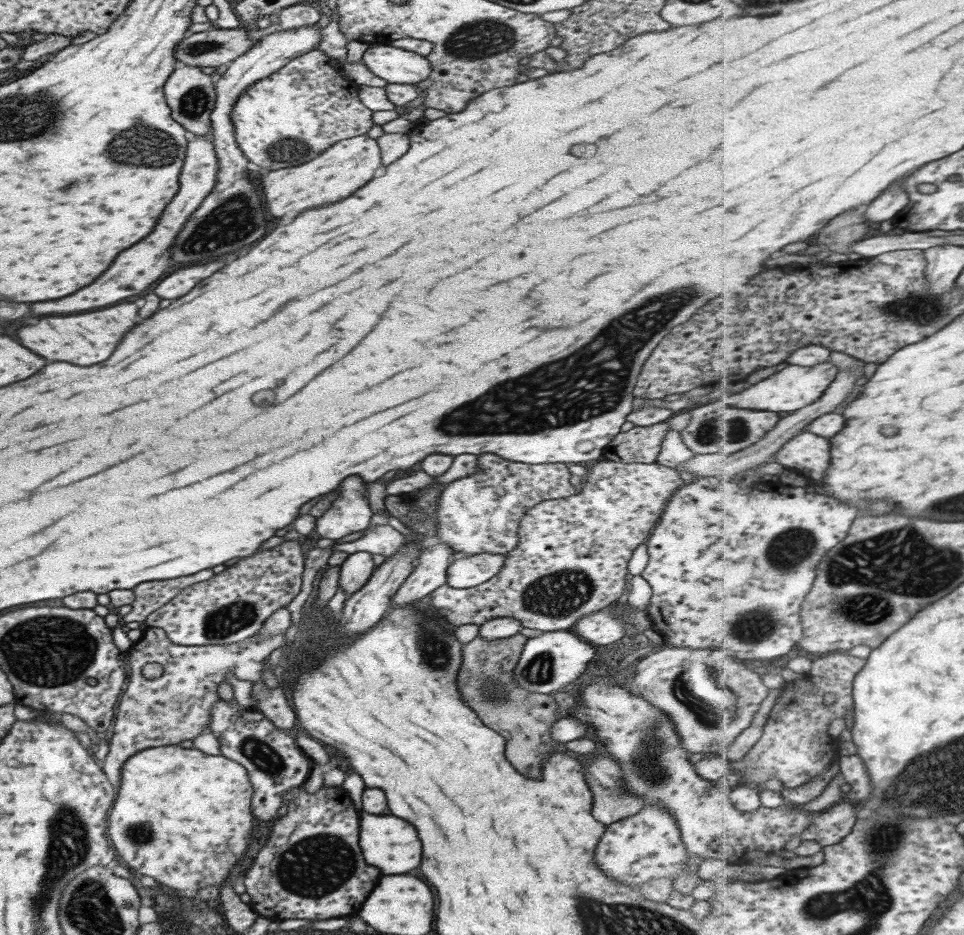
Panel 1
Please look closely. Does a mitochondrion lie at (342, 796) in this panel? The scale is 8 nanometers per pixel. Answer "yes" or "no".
no

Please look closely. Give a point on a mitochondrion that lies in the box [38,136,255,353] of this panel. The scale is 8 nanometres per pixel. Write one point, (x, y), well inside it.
(73, 185)

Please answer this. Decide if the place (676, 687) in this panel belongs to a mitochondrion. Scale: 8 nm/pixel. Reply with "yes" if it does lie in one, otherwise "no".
yes

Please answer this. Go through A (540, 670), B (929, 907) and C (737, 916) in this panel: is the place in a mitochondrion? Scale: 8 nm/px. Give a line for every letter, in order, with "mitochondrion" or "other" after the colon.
A: mitochondrion
B: other
C: other

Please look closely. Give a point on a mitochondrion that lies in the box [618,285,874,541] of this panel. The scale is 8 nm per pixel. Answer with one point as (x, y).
(710, 431)

